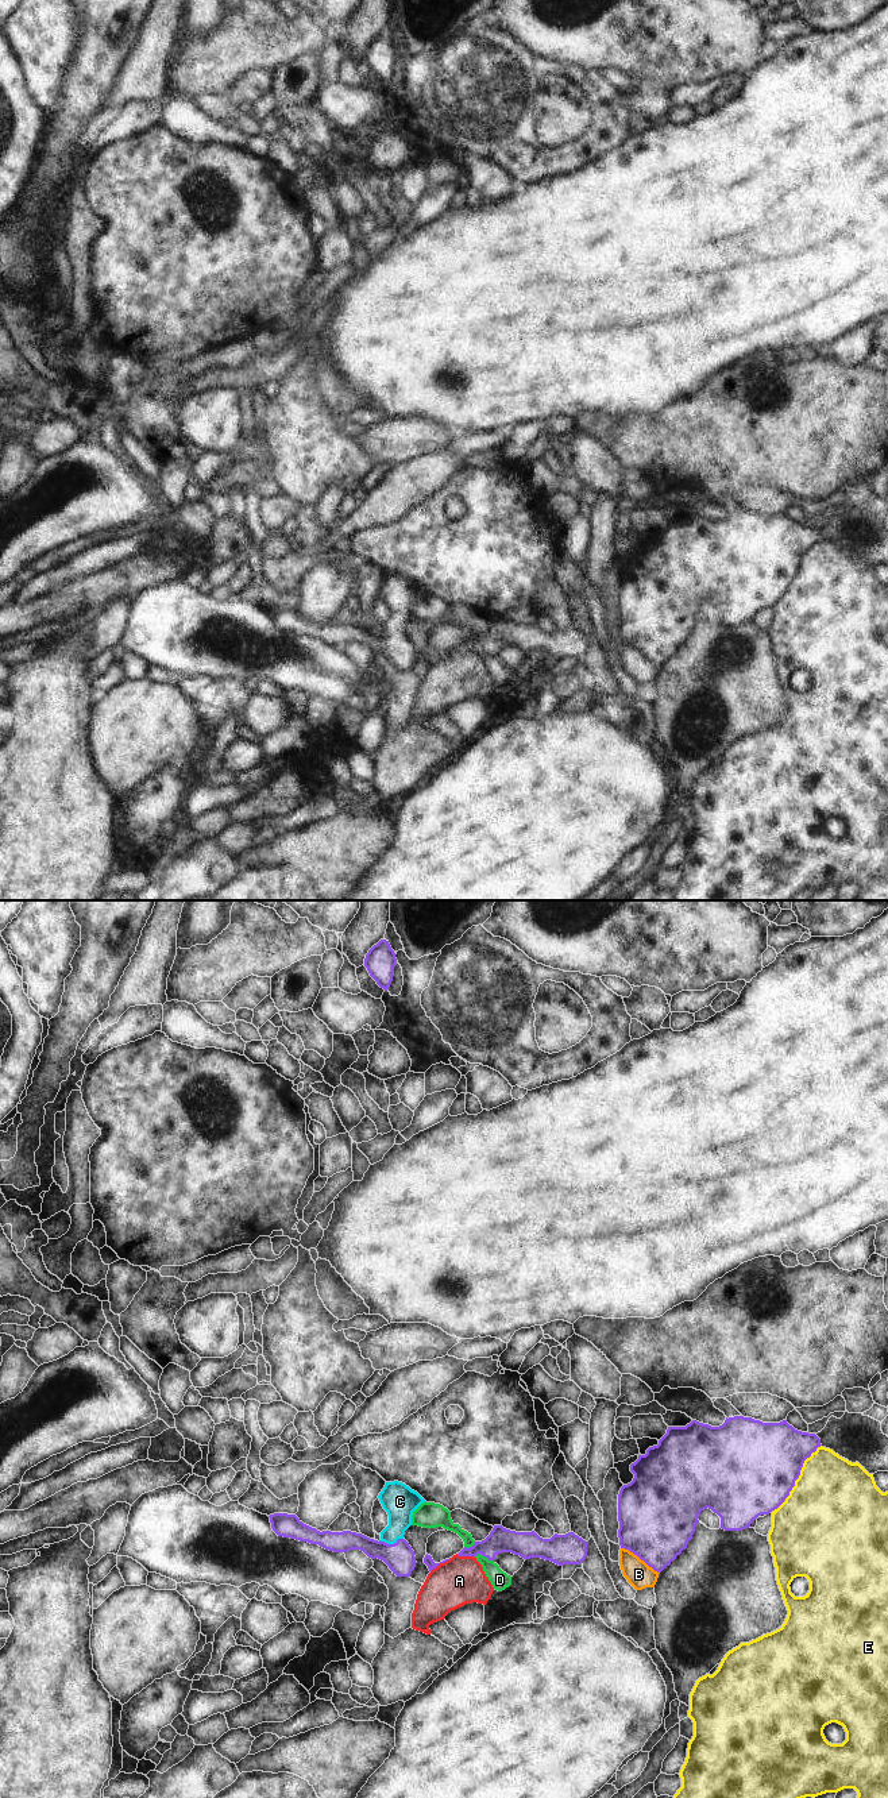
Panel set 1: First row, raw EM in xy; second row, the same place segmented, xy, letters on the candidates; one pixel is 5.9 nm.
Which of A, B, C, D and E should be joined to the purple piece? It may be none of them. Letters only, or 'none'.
C.

